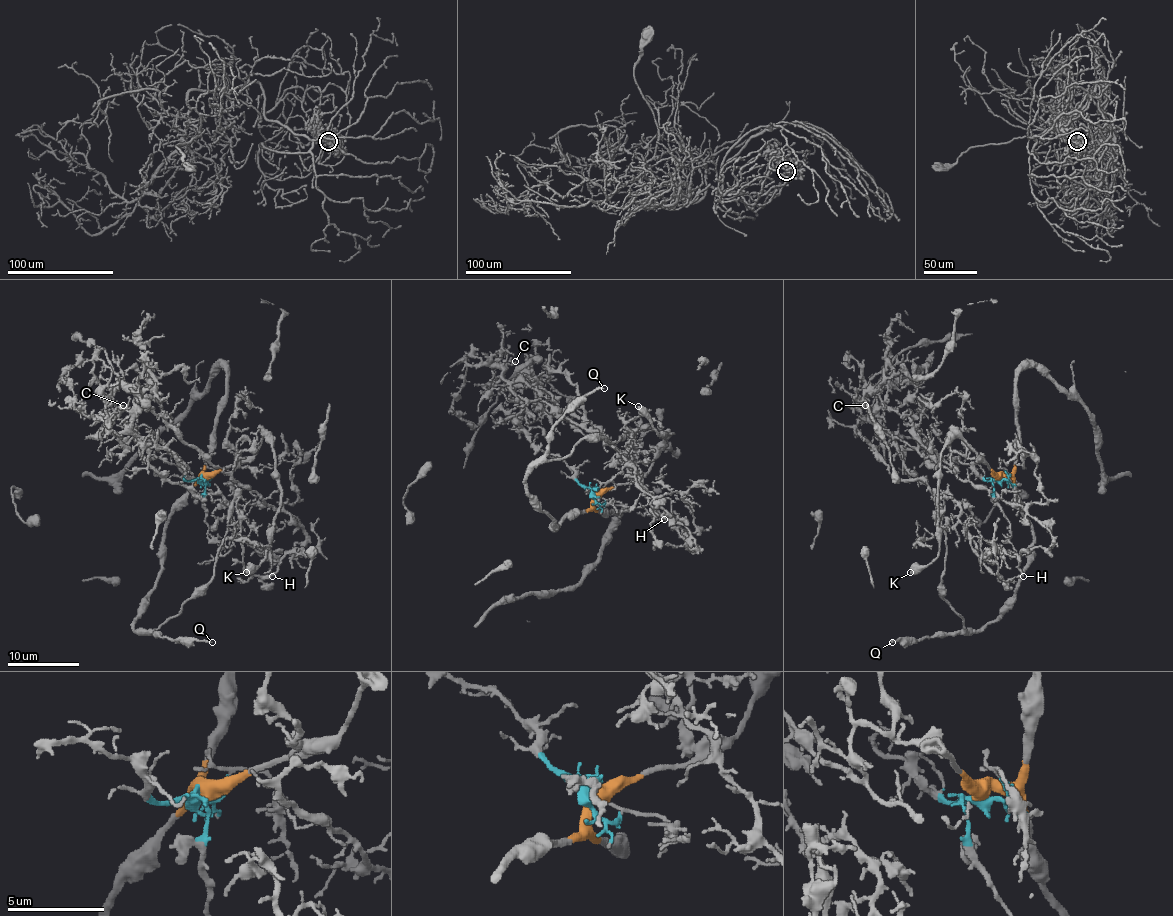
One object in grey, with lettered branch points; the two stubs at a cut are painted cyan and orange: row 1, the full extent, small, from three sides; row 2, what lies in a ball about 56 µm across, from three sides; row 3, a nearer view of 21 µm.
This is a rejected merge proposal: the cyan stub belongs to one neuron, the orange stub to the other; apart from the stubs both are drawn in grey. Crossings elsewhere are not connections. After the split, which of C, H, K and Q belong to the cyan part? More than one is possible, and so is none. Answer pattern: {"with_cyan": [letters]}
{"with_cyan": ["C", "H"]}

